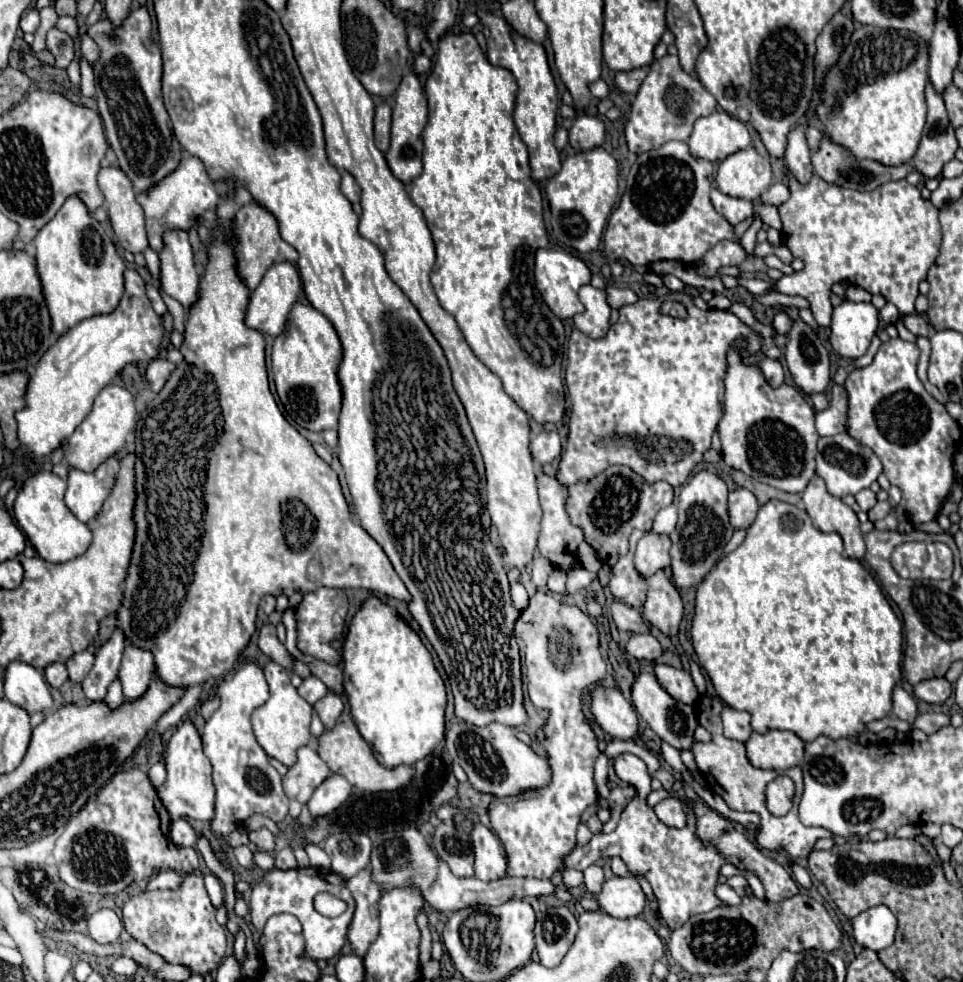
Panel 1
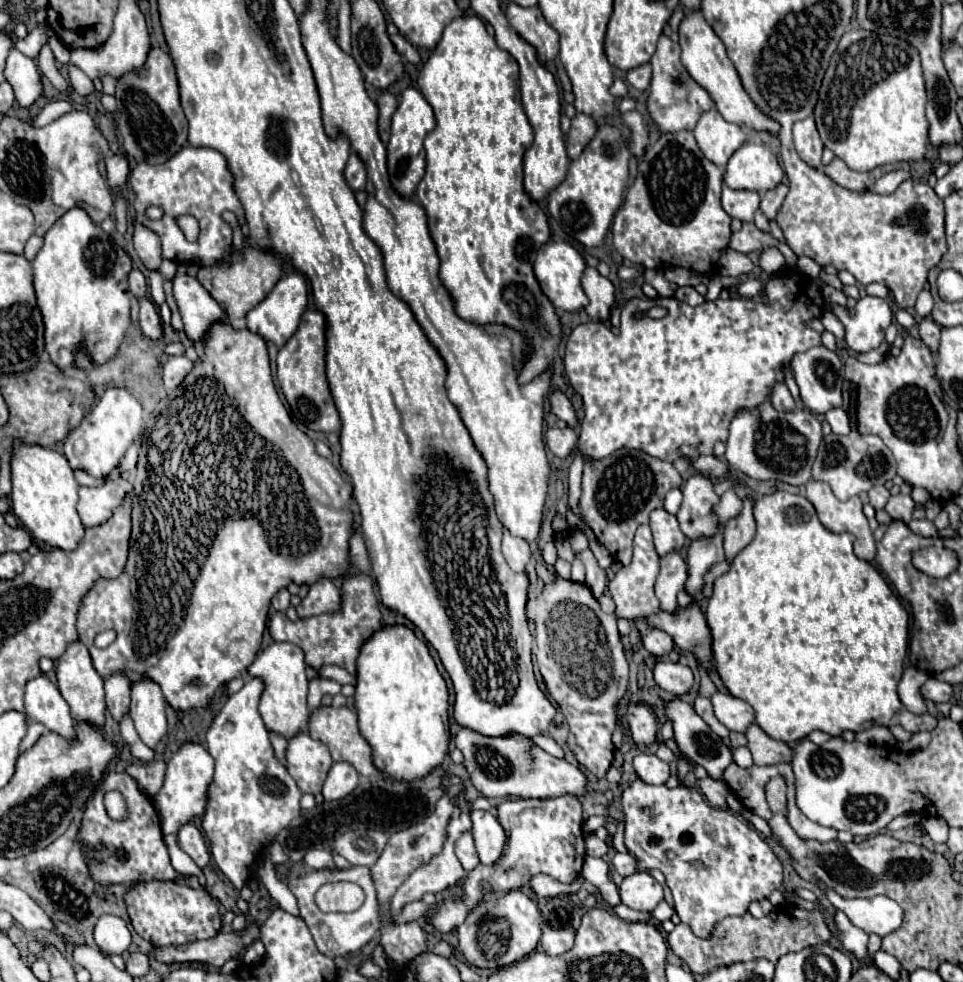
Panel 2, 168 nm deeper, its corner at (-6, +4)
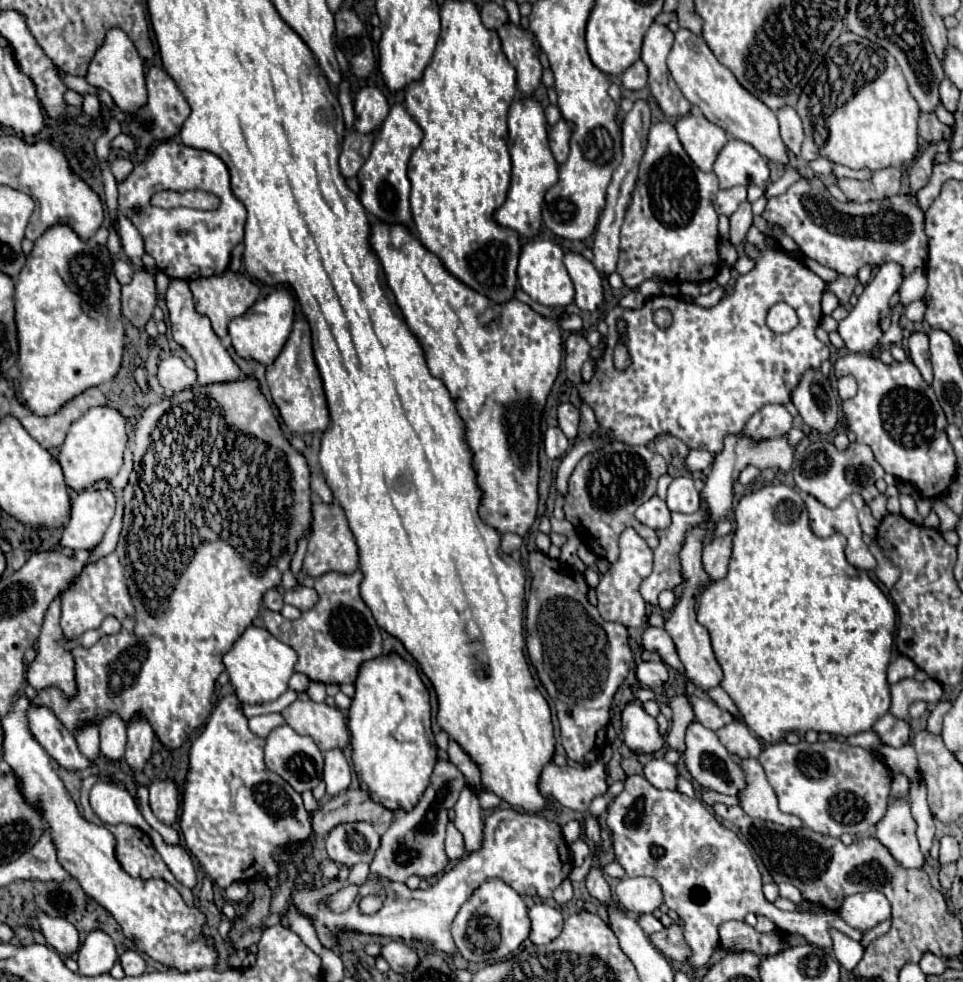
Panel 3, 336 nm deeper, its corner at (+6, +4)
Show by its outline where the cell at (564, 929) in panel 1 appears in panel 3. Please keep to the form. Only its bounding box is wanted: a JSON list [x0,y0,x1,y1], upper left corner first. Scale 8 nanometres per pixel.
[529,904,563,946]

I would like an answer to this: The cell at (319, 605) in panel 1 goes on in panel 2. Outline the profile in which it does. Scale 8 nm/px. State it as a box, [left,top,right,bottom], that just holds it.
[297,578,341,618]

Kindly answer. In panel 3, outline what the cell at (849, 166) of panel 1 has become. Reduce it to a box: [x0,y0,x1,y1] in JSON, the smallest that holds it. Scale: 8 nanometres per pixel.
[837,166,901,202]

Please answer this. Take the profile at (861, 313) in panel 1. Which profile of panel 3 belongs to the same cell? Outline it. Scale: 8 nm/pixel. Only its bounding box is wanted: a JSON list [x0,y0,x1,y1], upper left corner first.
[839,262,903,352]

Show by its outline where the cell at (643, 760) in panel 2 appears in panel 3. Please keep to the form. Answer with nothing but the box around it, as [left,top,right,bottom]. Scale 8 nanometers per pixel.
[643,758,677,790]

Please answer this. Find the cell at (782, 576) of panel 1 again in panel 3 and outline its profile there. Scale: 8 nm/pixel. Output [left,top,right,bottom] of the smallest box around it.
[697,484,897,744]

